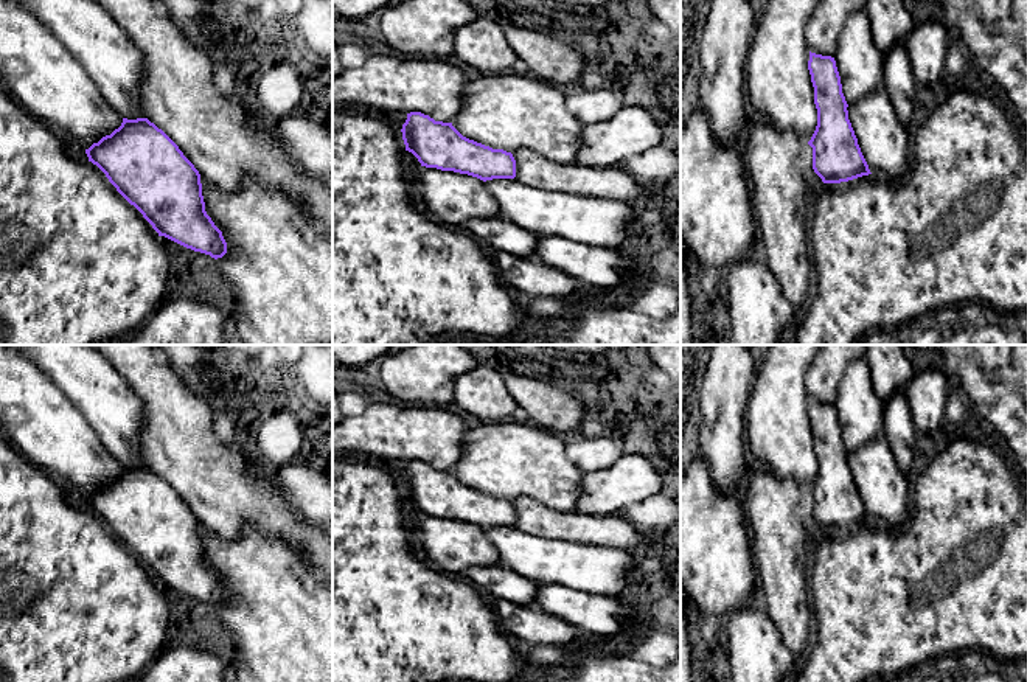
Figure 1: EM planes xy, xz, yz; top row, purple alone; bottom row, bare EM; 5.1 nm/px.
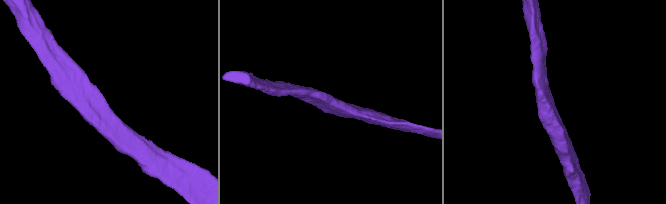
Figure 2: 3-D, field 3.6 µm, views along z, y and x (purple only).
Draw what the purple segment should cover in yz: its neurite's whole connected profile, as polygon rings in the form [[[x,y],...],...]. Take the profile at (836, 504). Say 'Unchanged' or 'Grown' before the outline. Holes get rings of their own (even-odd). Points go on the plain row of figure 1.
Unchanged. [[[809,399],[808,418],[817,457],[817,474],[808,489],[813,496],[814,520],[823,531],[872,522],[848,468],[848,452],[834,405]]]

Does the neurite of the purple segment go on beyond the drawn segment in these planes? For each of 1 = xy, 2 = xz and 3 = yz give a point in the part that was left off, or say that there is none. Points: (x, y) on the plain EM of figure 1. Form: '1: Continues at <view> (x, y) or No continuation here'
1: No continuation here
2: No continuation here
3: No continuation here

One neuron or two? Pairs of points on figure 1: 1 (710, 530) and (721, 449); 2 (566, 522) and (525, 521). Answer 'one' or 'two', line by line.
1: two
2: one

